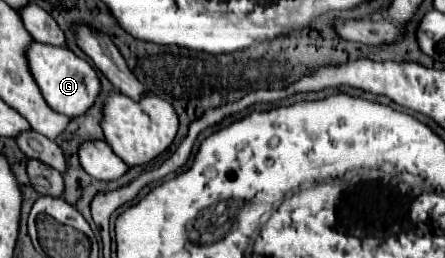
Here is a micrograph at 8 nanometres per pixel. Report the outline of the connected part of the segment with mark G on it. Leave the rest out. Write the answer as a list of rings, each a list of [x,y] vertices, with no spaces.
[[[31,41],[25,51],[29,71],[41,89],[43,99],[51,109],[57,113],[63,113],[67,117],[79,117],[83,115],[95,101],[99,93],[99,79],[95,75],[95,69],[81,57],[77,57],[73,51],[67,47],[55,47],[55,45],[45,45],[39,41]]]

